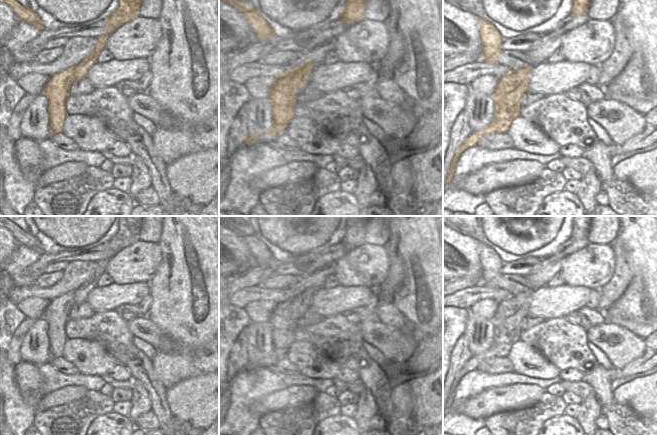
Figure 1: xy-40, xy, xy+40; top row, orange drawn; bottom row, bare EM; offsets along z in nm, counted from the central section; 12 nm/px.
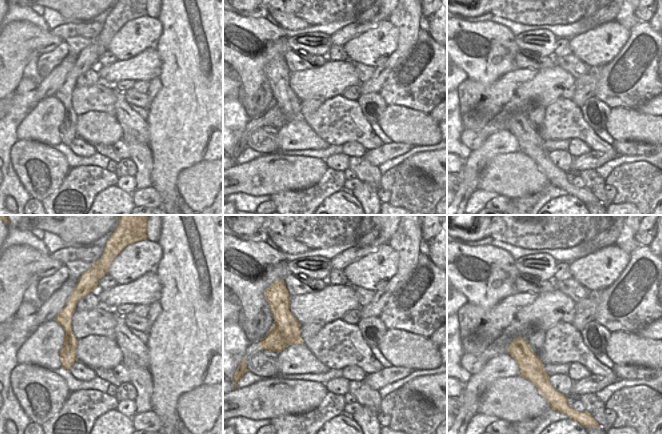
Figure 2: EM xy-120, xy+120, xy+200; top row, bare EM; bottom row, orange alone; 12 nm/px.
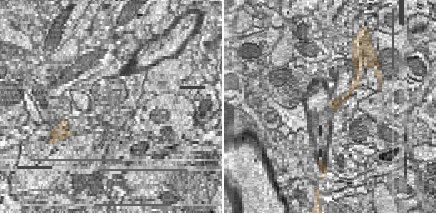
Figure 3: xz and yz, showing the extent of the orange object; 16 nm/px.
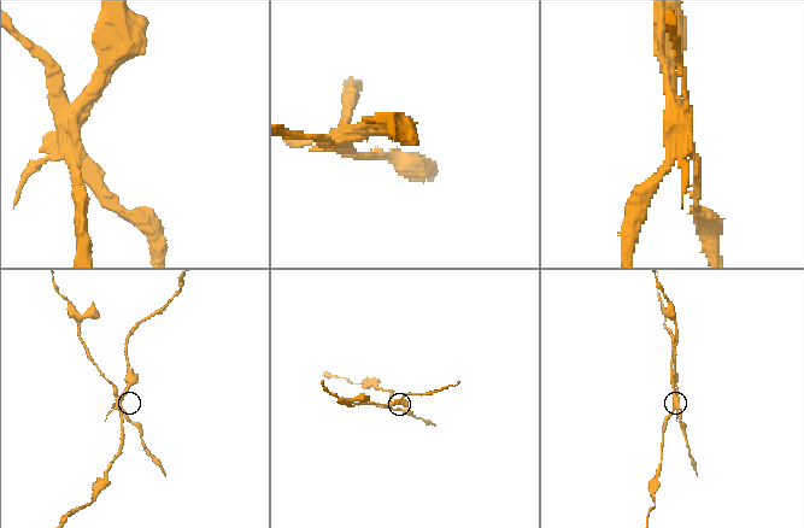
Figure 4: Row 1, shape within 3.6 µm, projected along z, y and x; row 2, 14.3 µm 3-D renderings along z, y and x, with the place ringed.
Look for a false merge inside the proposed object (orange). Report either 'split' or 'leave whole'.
split

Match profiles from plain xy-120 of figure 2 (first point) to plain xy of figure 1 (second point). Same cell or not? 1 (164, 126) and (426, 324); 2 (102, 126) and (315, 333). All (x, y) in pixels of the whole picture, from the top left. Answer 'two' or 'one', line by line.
1: one
2: two

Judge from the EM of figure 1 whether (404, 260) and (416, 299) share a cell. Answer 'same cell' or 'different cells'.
same cell

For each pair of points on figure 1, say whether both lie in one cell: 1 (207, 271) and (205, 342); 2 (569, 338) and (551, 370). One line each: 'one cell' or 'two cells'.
1: one cell
2: two cells

